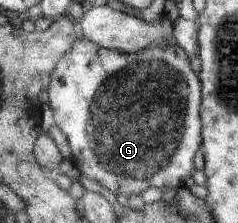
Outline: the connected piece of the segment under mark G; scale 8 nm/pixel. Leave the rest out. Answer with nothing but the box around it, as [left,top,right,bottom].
[50,36,203,199]

